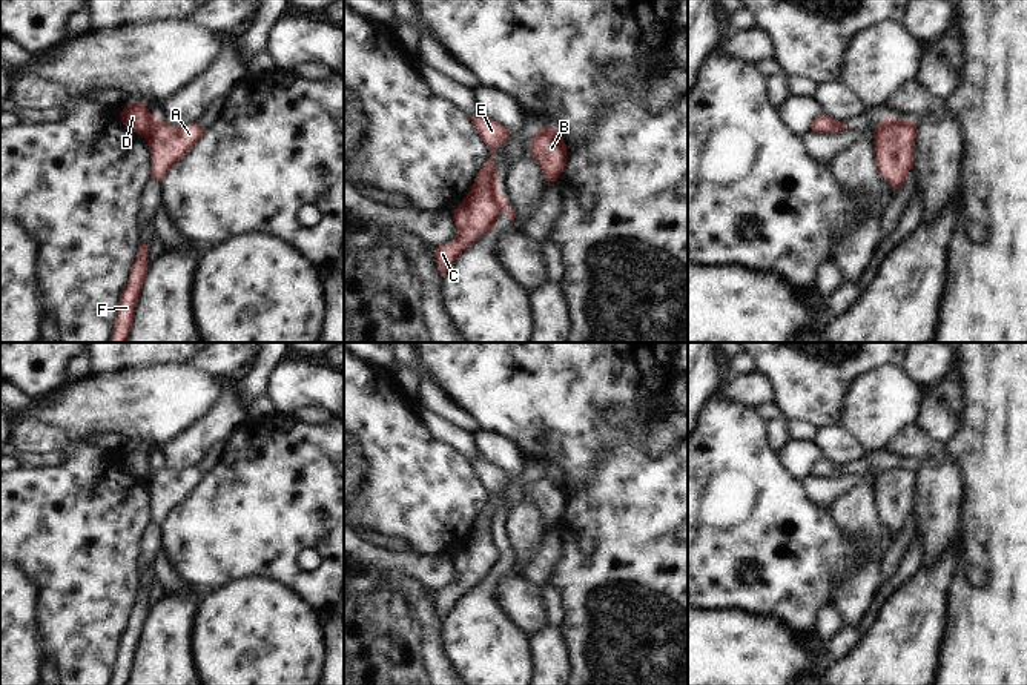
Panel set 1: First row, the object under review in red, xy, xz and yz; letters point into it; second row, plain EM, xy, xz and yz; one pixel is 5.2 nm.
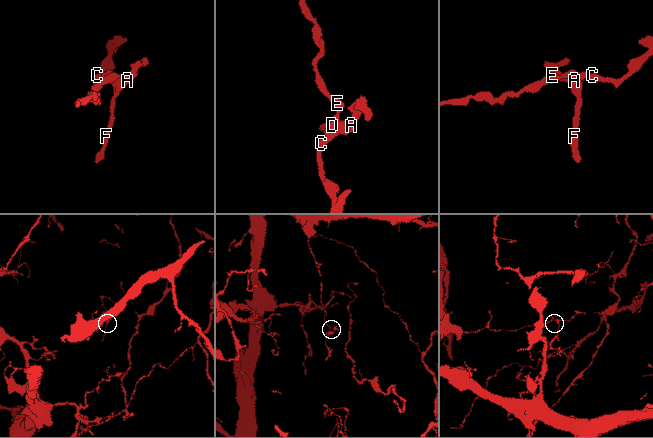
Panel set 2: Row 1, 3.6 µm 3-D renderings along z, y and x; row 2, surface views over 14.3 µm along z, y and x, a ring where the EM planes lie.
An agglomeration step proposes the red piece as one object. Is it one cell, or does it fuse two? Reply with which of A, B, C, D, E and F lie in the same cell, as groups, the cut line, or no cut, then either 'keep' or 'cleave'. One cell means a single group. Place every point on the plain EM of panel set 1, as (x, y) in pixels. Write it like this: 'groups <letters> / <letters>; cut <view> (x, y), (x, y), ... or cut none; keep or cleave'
groups A B F / C D E; cut xy (158, 461), (145, 479); cleave

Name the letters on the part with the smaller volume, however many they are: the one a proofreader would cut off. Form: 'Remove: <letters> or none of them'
Remove: A, B, F

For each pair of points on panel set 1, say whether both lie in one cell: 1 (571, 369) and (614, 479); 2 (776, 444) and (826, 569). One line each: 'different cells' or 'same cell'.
1: same cell
2: different cells

